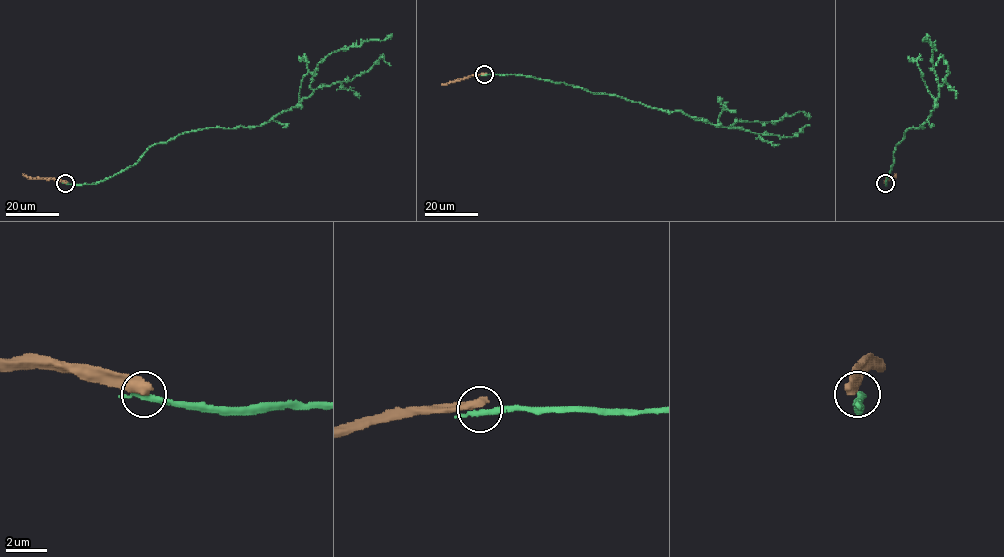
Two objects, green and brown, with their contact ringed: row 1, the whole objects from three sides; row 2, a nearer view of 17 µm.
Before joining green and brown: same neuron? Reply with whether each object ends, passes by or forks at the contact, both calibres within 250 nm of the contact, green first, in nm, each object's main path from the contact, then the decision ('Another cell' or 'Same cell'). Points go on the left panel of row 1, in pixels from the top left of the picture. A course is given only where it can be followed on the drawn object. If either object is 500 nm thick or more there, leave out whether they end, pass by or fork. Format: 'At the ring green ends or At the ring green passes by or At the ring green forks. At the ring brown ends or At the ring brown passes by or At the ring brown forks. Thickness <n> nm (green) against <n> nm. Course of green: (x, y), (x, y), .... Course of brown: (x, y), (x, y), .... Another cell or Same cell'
Thickness 340 nm (green) against 550 nm. Course of green: (66, 182), (107, 179), (178, 134), (264, 124), (307, 98), (327, 56), (392, 34). Course of brown: (66, 182), (22, 174). Another cell

